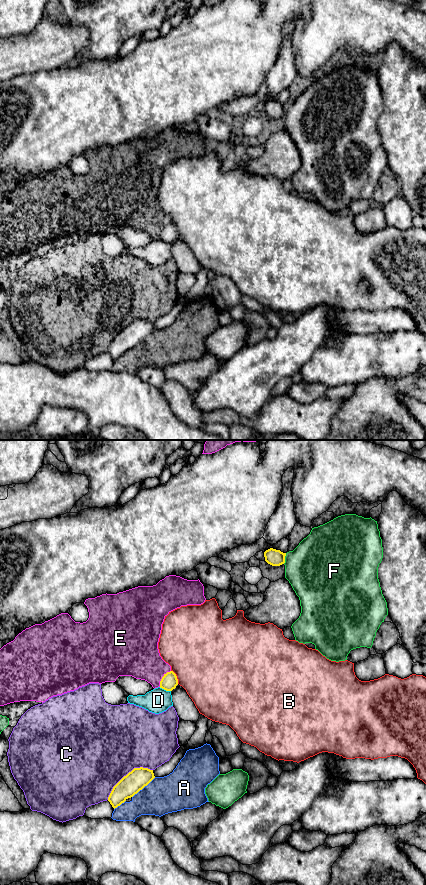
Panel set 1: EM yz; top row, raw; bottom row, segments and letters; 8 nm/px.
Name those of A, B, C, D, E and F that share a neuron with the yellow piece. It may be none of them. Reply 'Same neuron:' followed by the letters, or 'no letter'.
Same neuron: no letter

